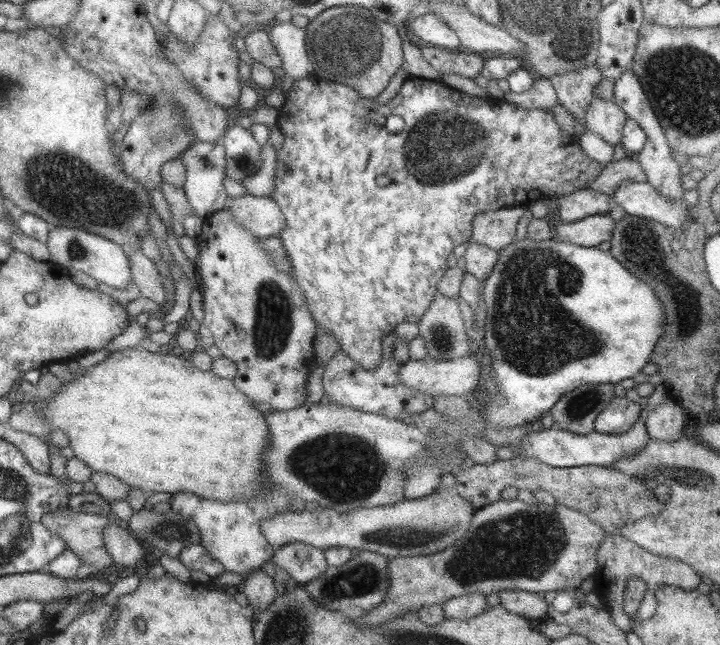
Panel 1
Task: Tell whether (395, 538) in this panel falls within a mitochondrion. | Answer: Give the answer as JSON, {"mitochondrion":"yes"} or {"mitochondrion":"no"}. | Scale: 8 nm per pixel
{"mitochondrion":"yes"}

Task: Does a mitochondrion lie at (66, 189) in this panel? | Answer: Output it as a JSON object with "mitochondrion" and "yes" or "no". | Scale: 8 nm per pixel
{"mitochondrion":"yes"}

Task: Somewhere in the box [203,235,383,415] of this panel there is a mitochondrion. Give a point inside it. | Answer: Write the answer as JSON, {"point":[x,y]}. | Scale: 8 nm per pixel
{"point":[274,322]}

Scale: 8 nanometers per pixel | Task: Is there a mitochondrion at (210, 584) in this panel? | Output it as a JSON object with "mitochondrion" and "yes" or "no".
{"mitochondrion":"no"}

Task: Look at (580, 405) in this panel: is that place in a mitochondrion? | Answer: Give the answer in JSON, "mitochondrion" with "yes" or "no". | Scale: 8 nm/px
{"mitochondrion":"yes"}

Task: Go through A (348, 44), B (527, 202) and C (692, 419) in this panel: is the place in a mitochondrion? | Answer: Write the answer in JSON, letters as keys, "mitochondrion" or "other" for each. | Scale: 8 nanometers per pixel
{"A":"mitochondrion","B":"other","C":"other"}

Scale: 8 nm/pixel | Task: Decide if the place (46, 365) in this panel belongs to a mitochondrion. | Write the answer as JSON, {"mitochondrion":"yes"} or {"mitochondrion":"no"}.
{"mitochondrion":"no"}

